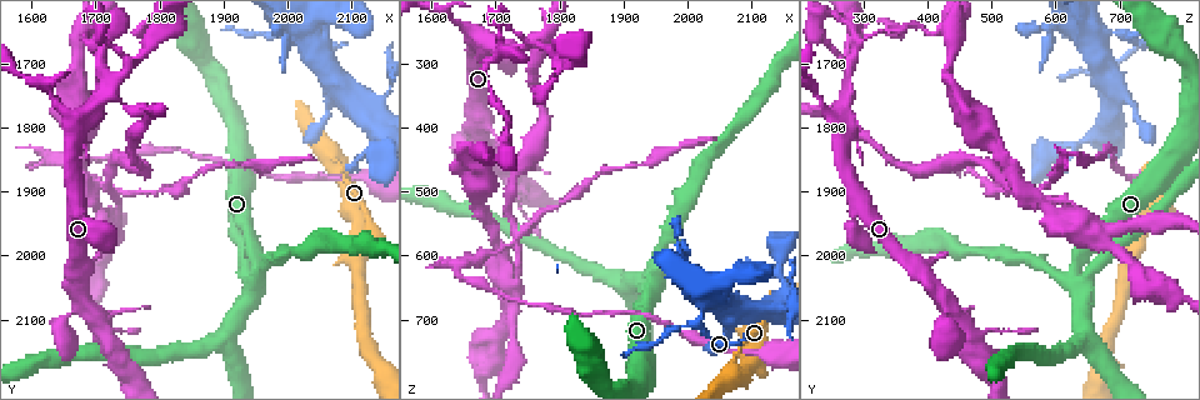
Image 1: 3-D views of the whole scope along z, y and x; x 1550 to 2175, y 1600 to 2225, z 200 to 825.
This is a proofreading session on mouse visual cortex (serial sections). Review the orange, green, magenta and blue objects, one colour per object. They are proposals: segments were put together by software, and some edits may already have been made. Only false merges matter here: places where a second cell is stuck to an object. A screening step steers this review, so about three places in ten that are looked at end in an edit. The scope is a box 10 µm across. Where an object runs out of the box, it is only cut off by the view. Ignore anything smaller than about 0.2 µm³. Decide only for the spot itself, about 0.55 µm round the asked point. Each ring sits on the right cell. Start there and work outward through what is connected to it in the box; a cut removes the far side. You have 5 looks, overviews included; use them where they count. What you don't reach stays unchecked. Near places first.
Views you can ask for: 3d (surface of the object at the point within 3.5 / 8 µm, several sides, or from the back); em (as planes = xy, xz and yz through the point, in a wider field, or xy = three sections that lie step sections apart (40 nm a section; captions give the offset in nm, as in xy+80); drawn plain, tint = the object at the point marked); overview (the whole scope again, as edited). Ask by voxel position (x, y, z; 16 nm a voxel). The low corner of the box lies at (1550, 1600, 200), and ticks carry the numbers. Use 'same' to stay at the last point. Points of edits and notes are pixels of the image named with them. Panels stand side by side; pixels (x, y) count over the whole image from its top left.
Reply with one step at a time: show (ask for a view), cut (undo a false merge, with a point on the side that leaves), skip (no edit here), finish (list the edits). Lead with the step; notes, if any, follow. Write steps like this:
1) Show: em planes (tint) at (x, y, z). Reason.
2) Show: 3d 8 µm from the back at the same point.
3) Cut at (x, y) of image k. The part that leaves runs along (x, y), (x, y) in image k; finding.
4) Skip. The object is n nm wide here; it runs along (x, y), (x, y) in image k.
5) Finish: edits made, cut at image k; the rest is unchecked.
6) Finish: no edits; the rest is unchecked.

Show: 3d 3.5 µm at (1955, 2035, 625). Two arms at a narrow angle.

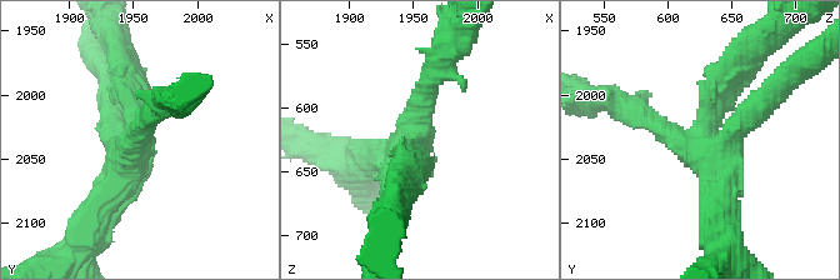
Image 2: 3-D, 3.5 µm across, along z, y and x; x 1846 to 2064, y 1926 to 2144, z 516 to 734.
Show: em xy step 5 (tint) at (1954, 2036, 628). 4 arms meet here; the arms are 300, 300, 300, 450 nm wide; now the EM.

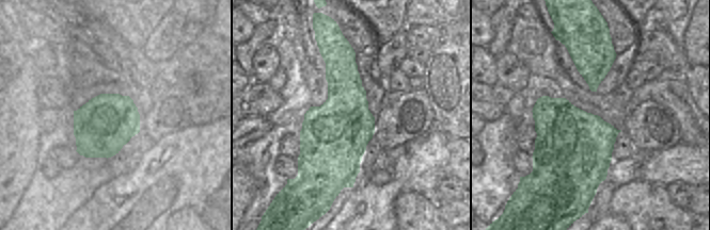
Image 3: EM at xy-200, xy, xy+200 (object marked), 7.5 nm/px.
Skip. It runs along (123, 69), (138, 145), (99, 210) in image 2; all the same cell.

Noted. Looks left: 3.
Show: em xy step 5 (tint) at (1715, 1750, 270). Calibre changes.

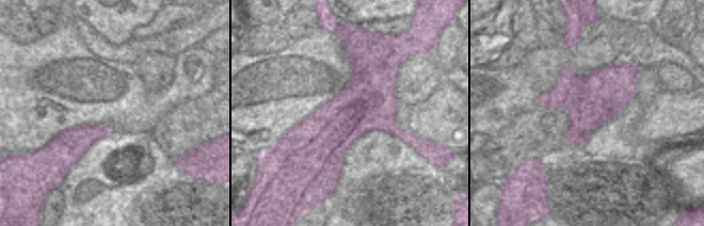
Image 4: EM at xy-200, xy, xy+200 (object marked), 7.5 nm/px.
Show: 3d 3.5 µm at the same point.

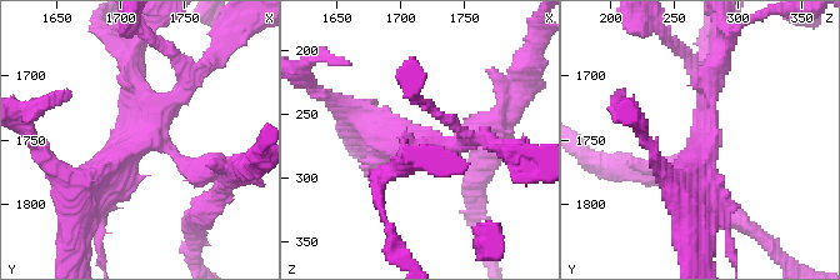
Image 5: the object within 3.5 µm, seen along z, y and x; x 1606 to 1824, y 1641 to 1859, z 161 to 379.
Cut at (409, 64) of image 5. 4 arms meet here; the arms are 200, 250, 250, 400 nm wide; the part that leaves runs along (169, 149), (223, 176), (203, 214) in image 5; two cells meet here.

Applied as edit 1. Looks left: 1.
Finish: edits made, cut at image 5; the rest is unchecked.

